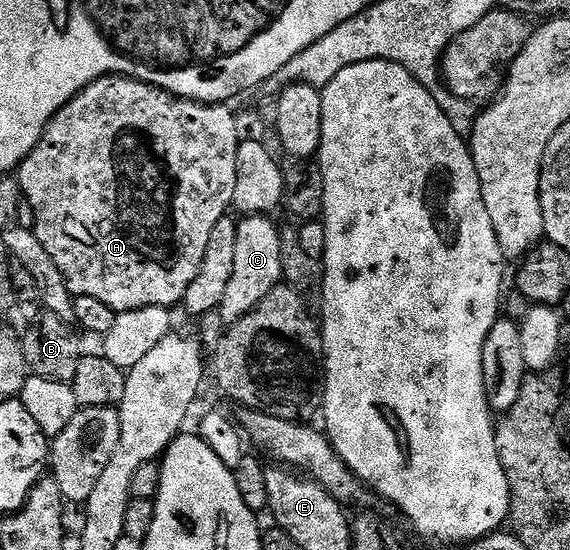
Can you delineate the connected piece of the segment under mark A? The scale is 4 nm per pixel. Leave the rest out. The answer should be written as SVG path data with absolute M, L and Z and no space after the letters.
M103 76L101 80L95 80L82 89L73 100L58 110L58 114L54 114L38 146L34 146L31 154L20 164L18 179L27 207L32 207L32 212L36 215L34 231L38 242L42 242L46 254L54 258L54 266L58 266L63 274L73 297L98 298L98 302L106 302L106 306L118 314L150 306L171 309L172 304L179 305L183 301L186 290L190 290L190 282L198 278L198 270L202 266L202 258L206 258L206 246L210 243L214 225L229 215L233 207L242 133L236 125L236 116L230 109L228 104L199 104L197 100L182 100L166 90L141 80L132 80L128 76Z

